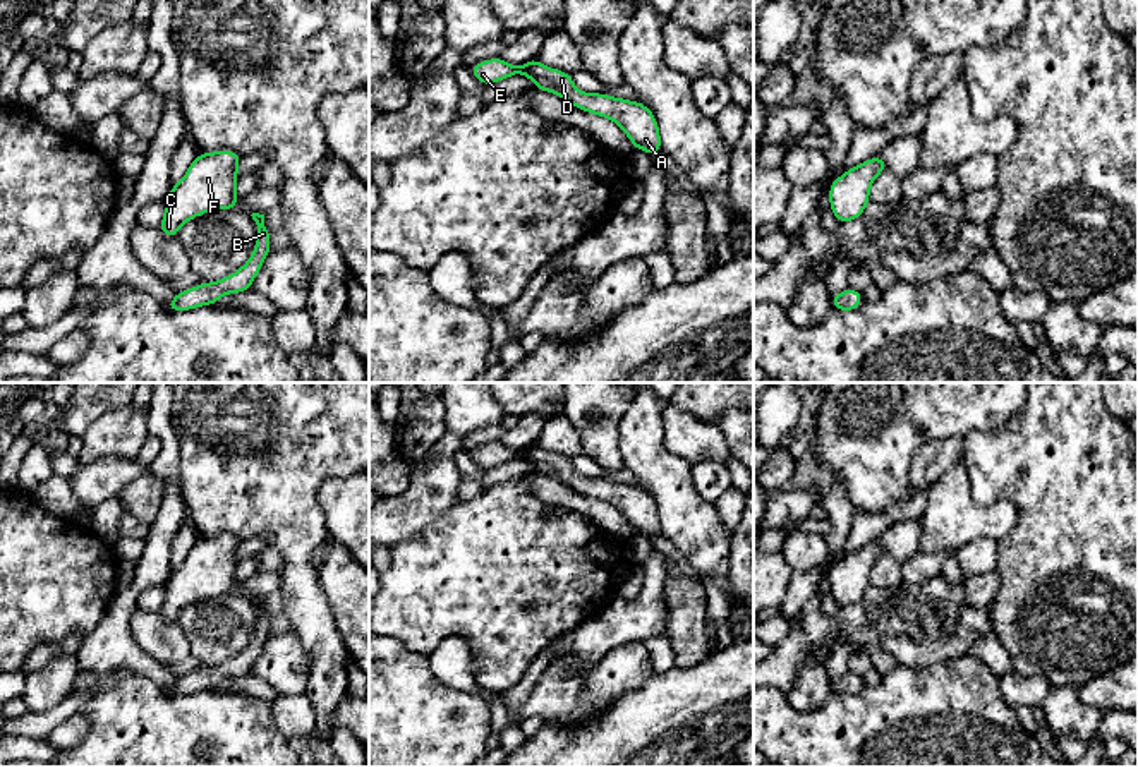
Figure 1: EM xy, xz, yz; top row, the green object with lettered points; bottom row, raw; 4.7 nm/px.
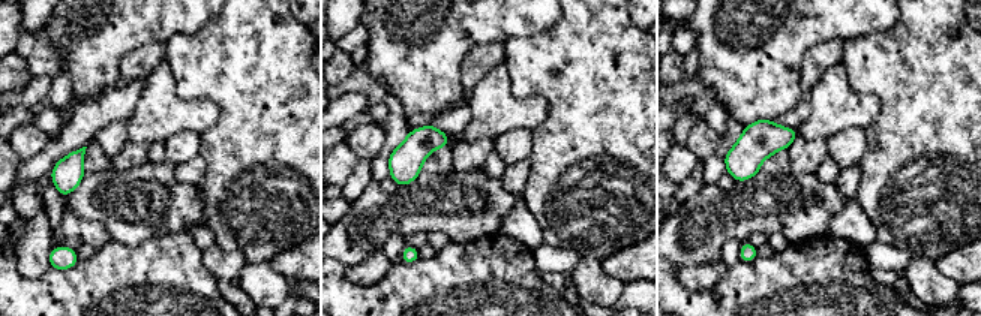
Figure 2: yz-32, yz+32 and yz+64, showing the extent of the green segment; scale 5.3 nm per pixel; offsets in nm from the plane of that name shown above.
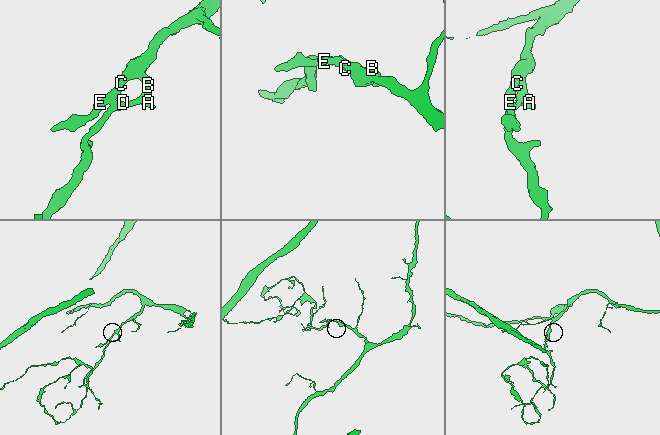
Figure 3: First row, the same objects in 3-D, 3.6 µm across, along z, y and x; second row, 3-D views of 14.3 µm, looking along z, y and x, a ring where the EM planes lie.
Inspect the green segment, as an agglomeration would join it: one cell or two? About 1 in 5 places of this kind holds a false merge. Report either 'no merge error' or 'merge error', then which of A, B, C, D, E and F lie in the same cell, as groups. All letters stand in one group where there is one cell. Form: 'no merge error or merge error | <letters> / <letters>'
no merge error | A B C D E F

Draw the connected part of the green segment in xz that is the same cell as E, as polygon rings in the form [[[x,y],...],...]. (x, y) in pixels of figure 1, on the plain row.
[[[498,441],[469,453],[481,468],[491,468],[515,458],[524,458],[534,465],[536,474],[548,477],[554,475],[578,494],[597,498],[616,506],[630,522],[635,534],[647,535],[651,541],[663,535],[657,504],[645,489],[621,482],[609,482],[601,477],[580,477],[573,470],[572,458],[544,451],[537,443],[517,451]]]

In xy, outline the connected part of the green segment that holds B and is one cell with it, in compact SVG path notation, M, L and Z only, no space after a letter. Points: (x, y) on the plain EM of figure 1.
M252 597L251 601L257 609L257 623L251 643L237 657L223 662L221 666L203 666L192 674L180 674L173 685L165 688L166 693L177 697L189 695L199 690L213 690L220 681L227 678L251 674L254 661L259 657L263 645L271 635L271 619L264 609L264 599Z

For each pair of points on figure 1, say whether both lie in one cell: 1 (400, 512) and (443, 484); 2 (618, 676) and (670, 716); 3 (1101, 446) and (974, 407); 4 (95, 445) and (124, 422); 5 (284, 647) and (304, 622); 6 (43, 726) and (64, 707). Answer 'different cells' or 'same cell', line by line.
1: same cell
2: different cells
3: different cells
4: same cell
5: different cells
6: same cell

